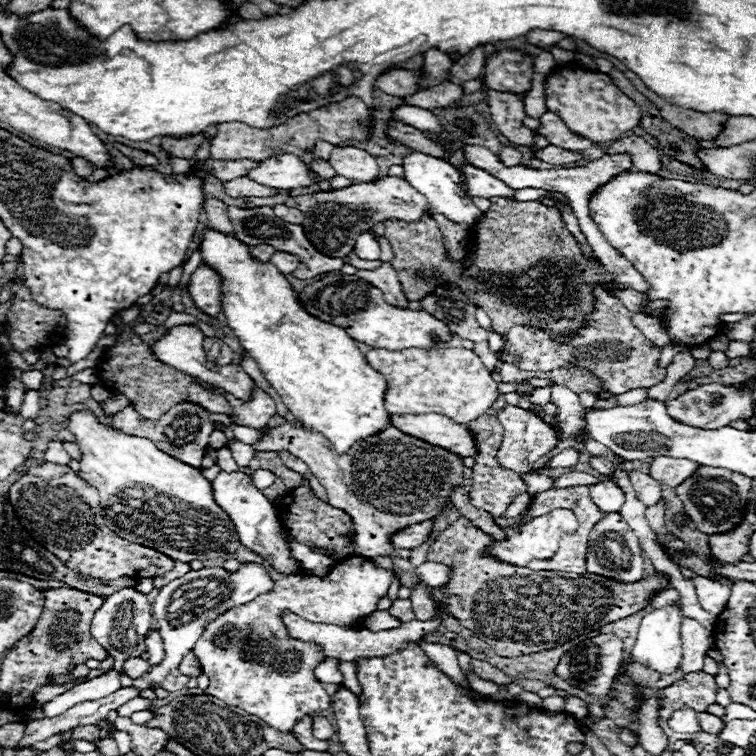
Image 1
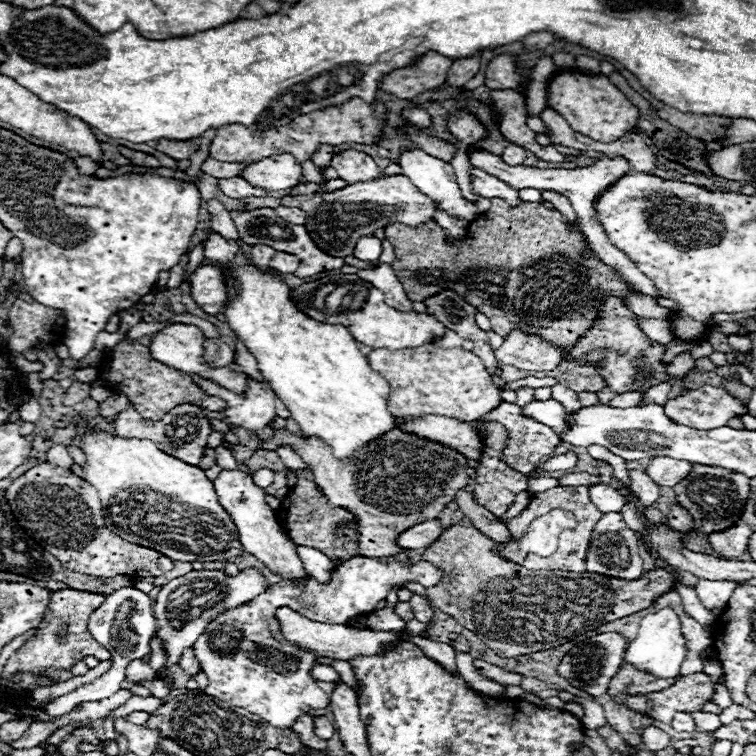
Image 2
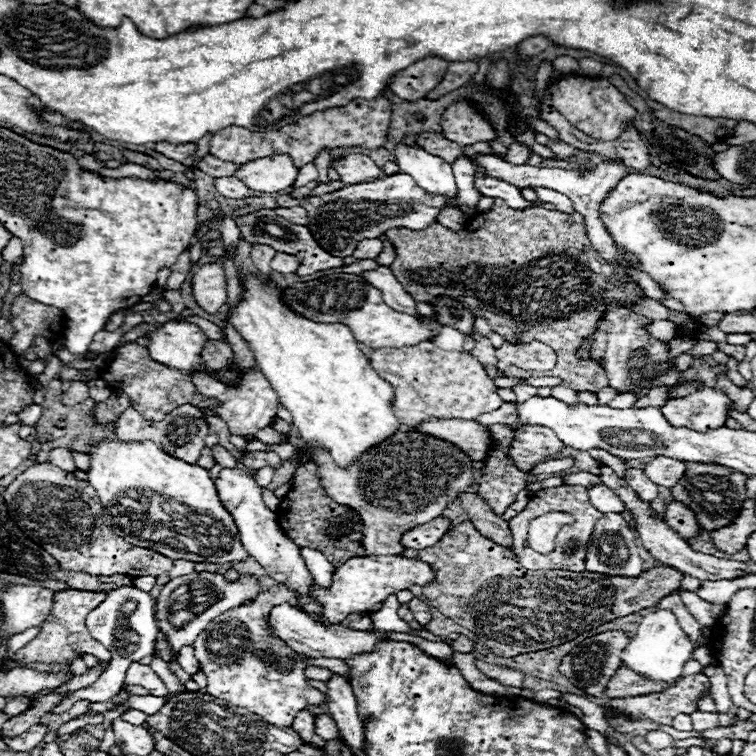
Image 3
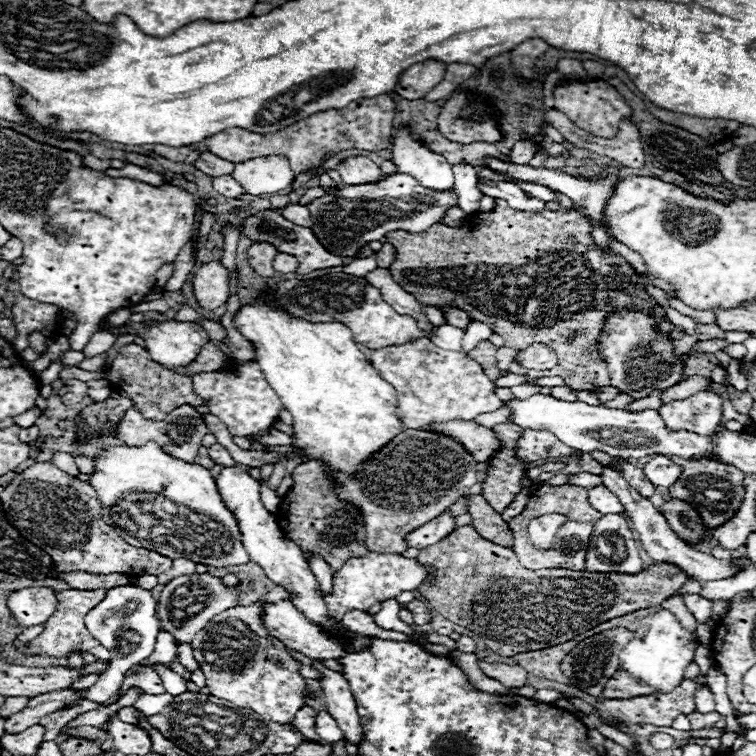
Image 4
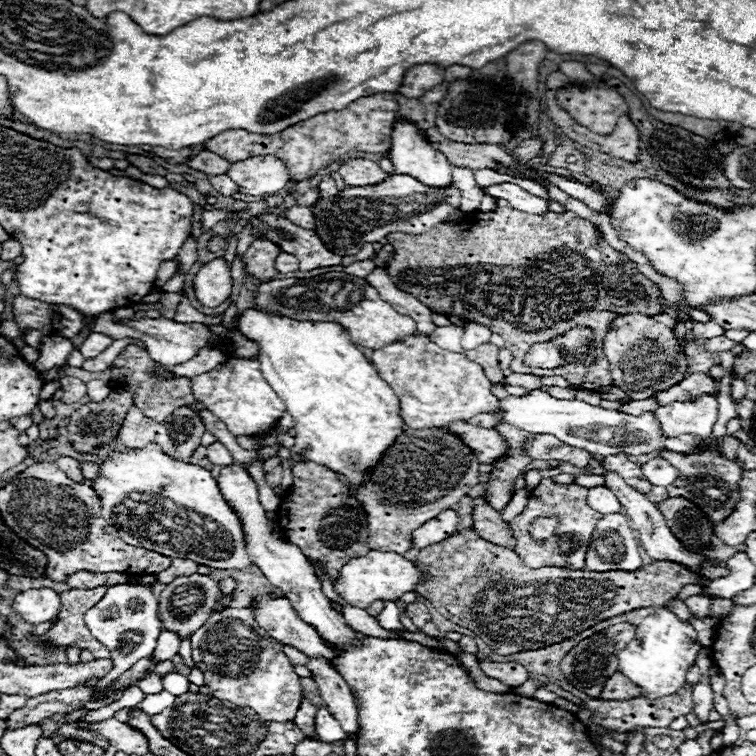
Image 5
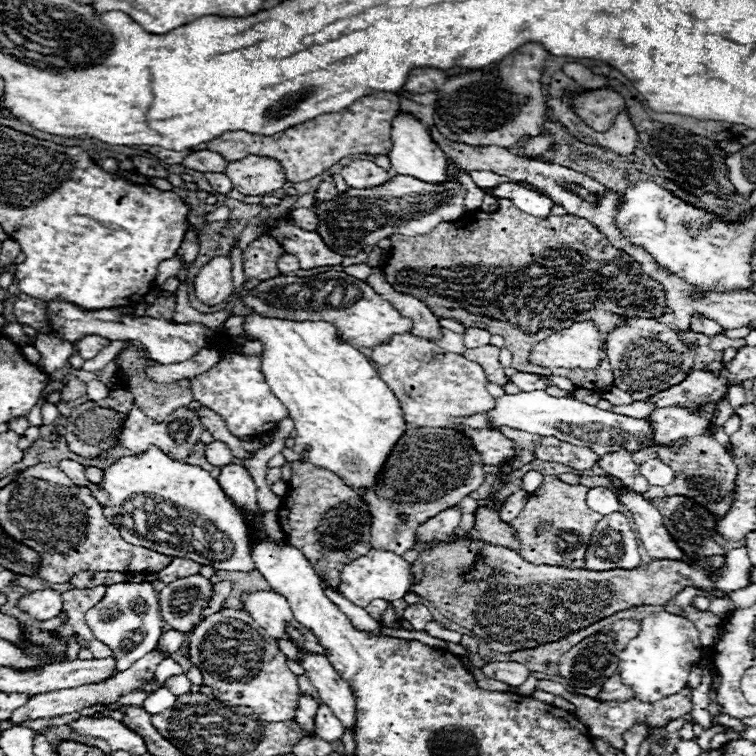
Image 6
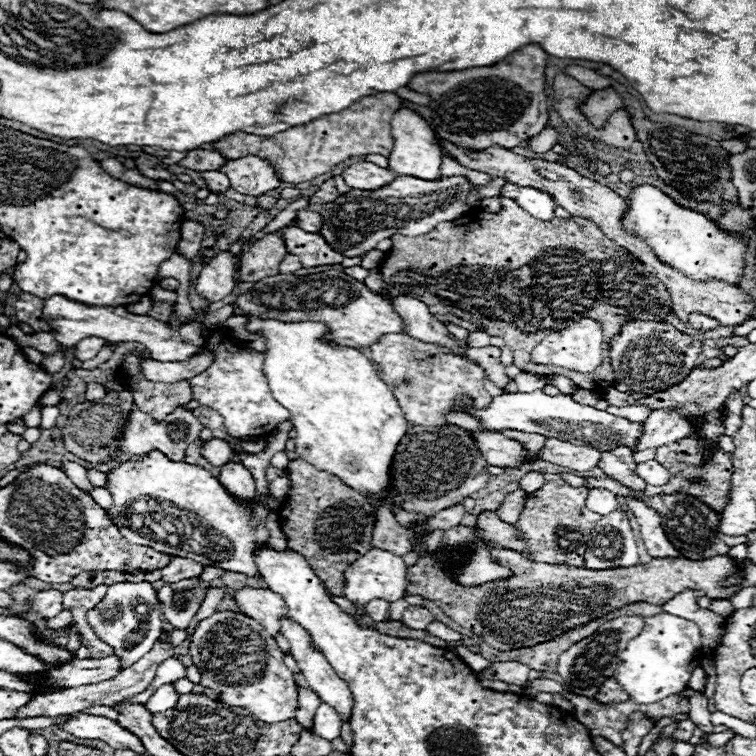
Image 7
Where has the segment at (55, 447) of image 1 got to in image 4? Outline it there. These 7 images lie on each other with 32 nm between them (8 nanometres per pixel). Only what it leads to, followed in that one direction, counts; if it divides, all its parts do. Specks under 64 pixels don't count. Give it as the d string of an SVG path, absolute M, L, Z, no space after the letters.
M54 452L54 456L52 456L50 462L52 462L54 466L58 466L60 470L64 470L66 474L70 474L70 476L78 476L78 474L80 474L80 470L78 470L76 464L74 464L72 454L68 454L68 452Z

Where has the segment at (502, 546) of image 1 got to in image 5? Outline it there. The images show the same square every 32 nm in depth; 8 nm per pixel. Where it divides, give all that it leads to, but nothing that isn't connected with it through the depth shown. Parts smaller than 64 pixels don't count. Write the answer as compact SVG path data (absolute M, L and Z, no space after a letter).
M538 518L534 524L532 524L532 538L534 540L548 540L554 530L556 530L556 524L558 524L558 518Z

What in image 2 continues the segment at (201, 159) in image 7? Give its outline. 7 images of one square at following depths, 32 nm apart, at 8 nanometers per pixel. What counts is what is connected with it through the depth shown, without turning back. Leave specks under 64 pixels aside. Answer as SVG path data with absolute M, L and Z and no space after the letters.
M206 158L206 162L202 164L202 170L214 178L236 178L240 176L240 172L248 166L250 162L220 162L214 158Z

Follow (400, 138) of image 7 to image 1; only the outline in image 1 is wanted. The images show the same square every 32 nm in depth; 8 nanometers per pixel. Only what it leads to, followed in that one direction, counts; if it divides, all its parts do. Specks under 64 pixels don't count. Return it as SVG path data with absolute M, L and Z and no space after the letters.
M412 152L410 156L404 158L404 176L408 182L412 182L412 186L416 190L420 190L420 194L424 194L428 198L428 204L432 206L432 214L444 214L448 220L452 220L454 224L476 224L482 216L482 212L472 204L472 200L464 194L462 186L460 186L460 176L456 172L456 168L442 160L442 158L432 158L426 156L422 152Z

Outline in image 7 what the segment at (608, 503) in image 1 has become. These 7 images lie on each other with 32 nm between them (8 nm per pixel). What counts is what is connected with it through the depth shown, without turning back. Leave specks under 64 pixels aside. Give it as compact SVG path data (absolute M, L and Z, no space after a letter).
M590 488L588 498L586 498L586 506L588 506L588 510L604 516L604 514L610 514L612 510L616 510L620 504L618 504L616 494L612 494L604 488Z

